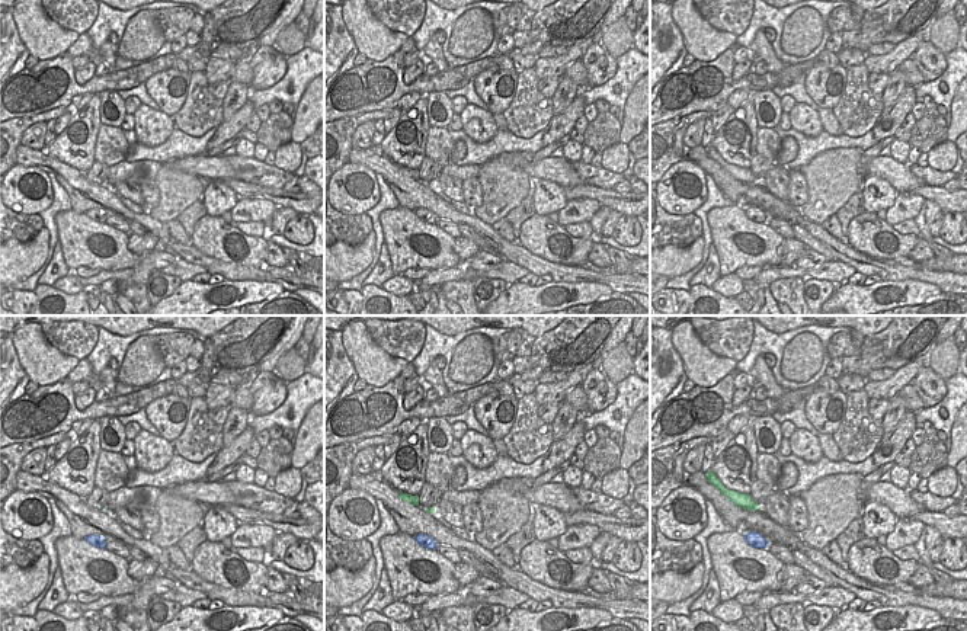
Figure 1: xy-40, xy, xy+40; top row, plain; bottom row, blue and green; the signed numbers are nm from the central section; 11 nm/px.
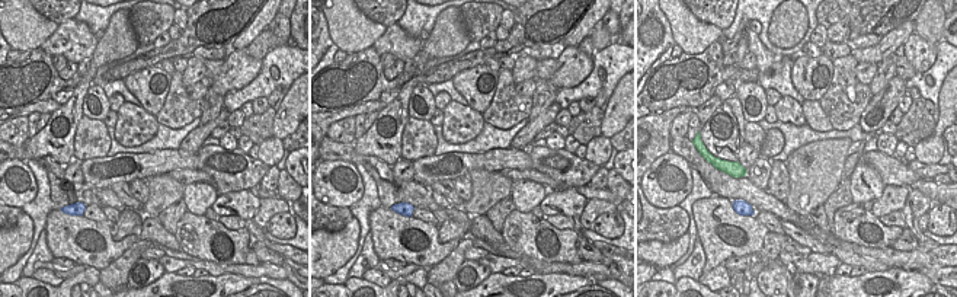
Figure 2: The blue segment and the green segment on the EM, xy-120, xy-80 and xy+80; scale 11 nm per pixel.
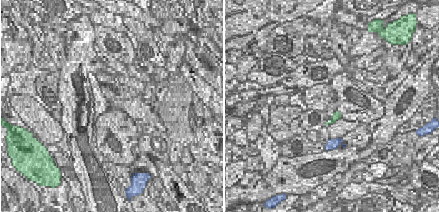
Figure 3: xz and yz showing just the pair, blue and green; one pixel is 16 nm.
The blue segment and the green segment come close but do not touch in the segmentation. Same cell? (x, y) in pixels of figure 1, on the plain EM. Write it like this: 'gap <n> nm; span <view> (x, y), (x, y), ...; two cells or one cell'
gap 240 nm; span xy (425, 208), (432, 188); one cell

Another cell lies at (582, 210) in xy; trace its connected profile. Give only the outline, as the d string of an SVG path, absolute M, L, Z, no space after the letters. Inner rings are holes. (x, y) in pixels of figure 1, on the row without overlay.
M582 198L567 201L566 206L558 211L558 224L589 222L602 205L596 199Z

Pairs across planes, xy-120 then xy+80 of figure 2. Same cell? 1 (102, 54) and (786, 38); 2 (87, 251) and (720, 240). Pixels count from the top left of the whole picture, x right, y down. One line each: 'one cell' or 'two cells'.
1: one cell
2: one cell

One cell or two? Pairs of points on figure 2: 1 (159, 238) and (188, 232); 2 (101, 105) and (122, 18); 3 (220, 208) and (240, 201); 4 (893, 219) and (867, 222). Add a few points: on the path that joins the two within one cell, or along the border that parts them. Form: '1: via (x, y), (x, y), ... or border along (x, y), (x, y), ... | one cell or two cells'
1: border along (173, 235), (181, 249) | two cells
2: border along (90, 83), (83, 99), (82, 114) | two cells
3: via (220, 203), (233, 203) | one cell
4: border along (877, 219), (887, 226), (899, 226), (902, 229) | two cells

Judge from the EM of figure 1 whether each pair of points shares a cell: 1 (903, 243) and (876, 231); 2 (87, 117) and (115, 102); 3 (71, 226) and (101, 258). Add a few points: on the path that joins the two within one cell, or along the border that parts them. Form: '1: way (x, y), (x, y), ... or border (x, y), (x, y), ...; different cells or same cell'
1: way (897, 236), (883, 230); same cell
2: border (98, 93), (101, 124); different cells
3: way (77, 234), (92, 252); same cell

